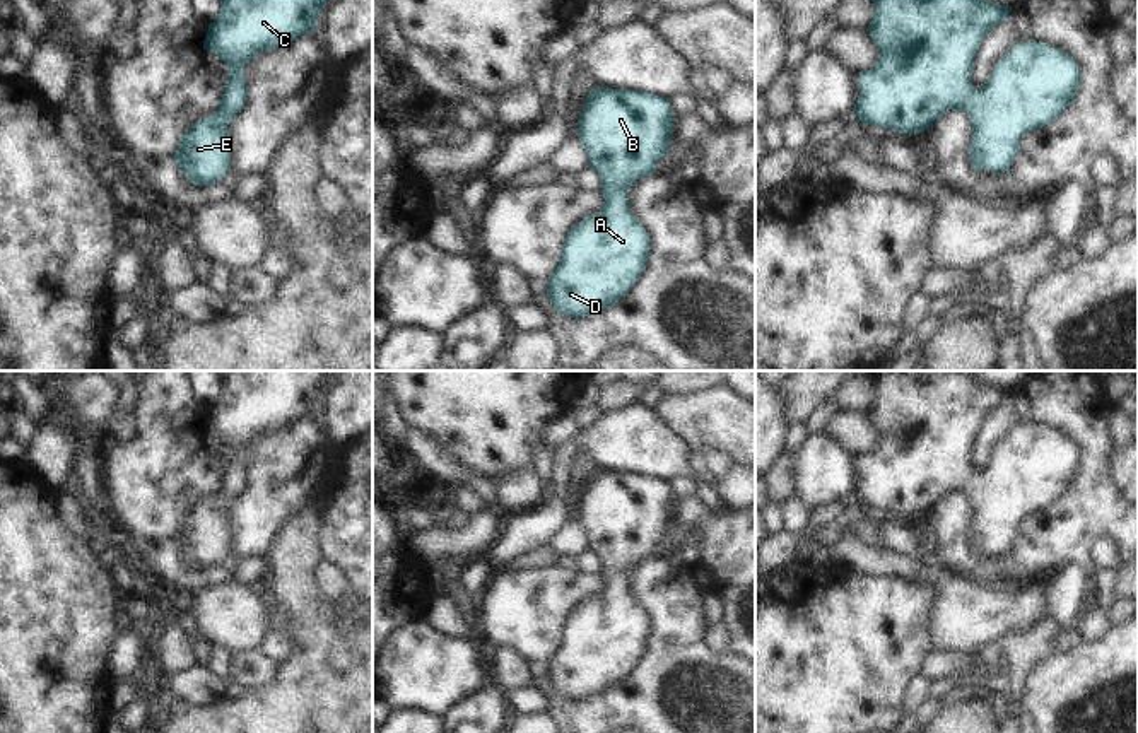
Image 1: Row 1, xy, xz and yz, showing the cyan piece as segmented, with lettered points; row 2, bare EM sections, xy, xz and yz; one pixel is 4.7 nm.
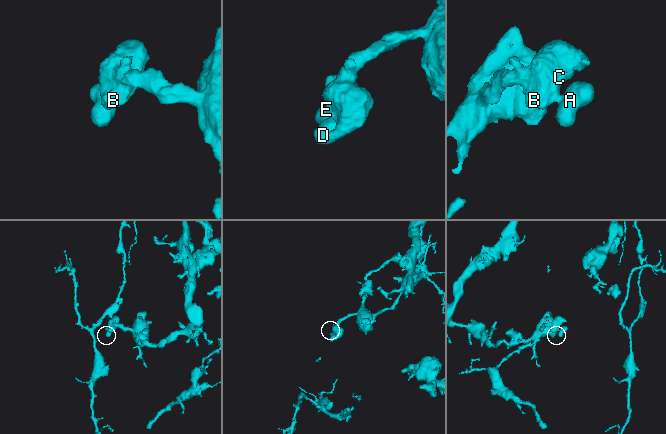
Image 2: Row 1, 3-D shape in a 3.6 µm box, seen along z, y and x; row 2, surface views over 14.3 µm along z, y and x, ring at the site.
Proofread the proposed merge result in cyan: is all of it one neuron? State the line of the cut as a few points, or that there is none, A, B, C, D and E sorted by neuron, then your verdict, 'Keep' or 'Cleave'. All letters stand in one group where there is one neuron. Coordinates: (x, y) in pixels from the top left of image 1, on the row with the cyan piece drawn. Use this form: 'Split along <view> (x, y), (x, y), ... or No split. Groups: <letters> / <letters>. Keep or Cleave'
No split. Groups: A B C D E. Keep.

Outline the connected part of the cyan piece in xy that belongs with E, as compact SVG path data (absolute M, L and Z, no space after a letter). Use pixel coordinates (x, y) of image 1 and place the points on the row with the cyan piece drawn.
M220 0L217 19L208 24L203 50L217 55L229 70L224 97L215 113L195 121L181 138L174 162L193 185L212 185L224 179L231 162L227 125L239 114L248 101L244 67L260 53L289 44L290 41L316 32L316 21L328 0Z

